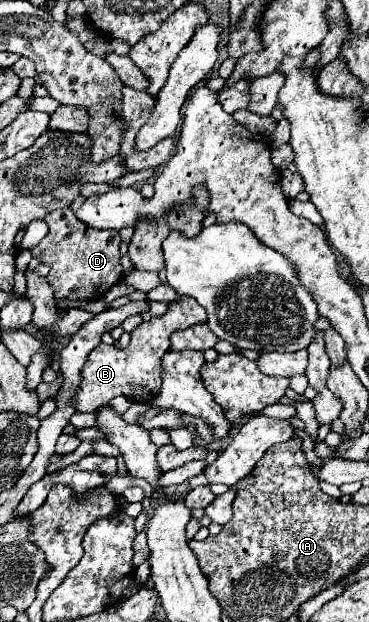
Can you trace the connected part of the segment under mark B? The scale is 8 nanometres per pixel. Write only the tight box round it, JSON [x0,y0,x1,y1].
[77,295,207,413]

